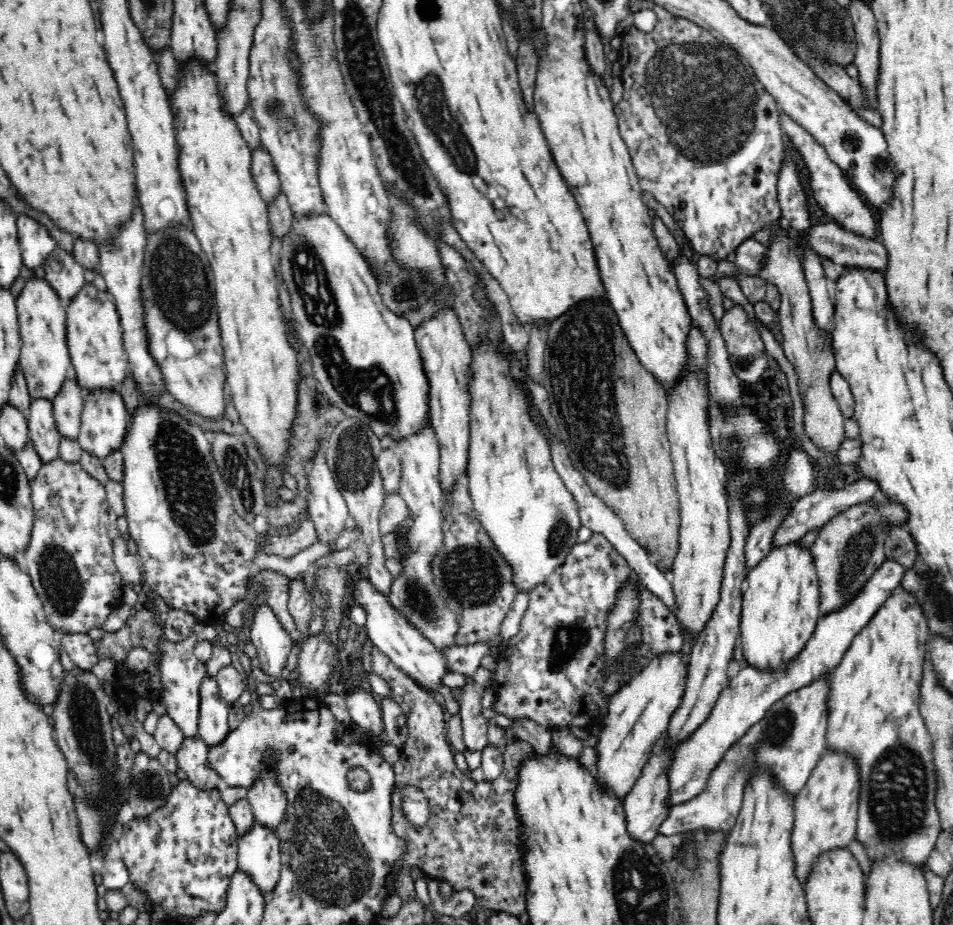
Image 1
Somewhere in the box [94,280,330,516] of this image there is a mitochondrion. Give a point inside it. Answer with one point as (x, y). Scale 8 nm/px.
(235, 467)

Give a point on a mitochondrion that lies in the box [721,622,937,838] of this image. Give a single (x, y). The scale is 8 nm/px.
(776, 731)

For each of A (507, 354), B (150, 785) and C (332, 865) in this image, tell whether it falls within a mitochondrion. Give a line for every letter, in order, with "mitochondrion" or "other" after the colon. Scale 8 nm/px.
A: other
B: mitochondrion
C: mitochondrion

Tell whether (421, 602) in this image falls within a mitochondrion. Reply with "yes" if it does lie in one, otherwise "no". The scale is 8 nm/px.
yes

